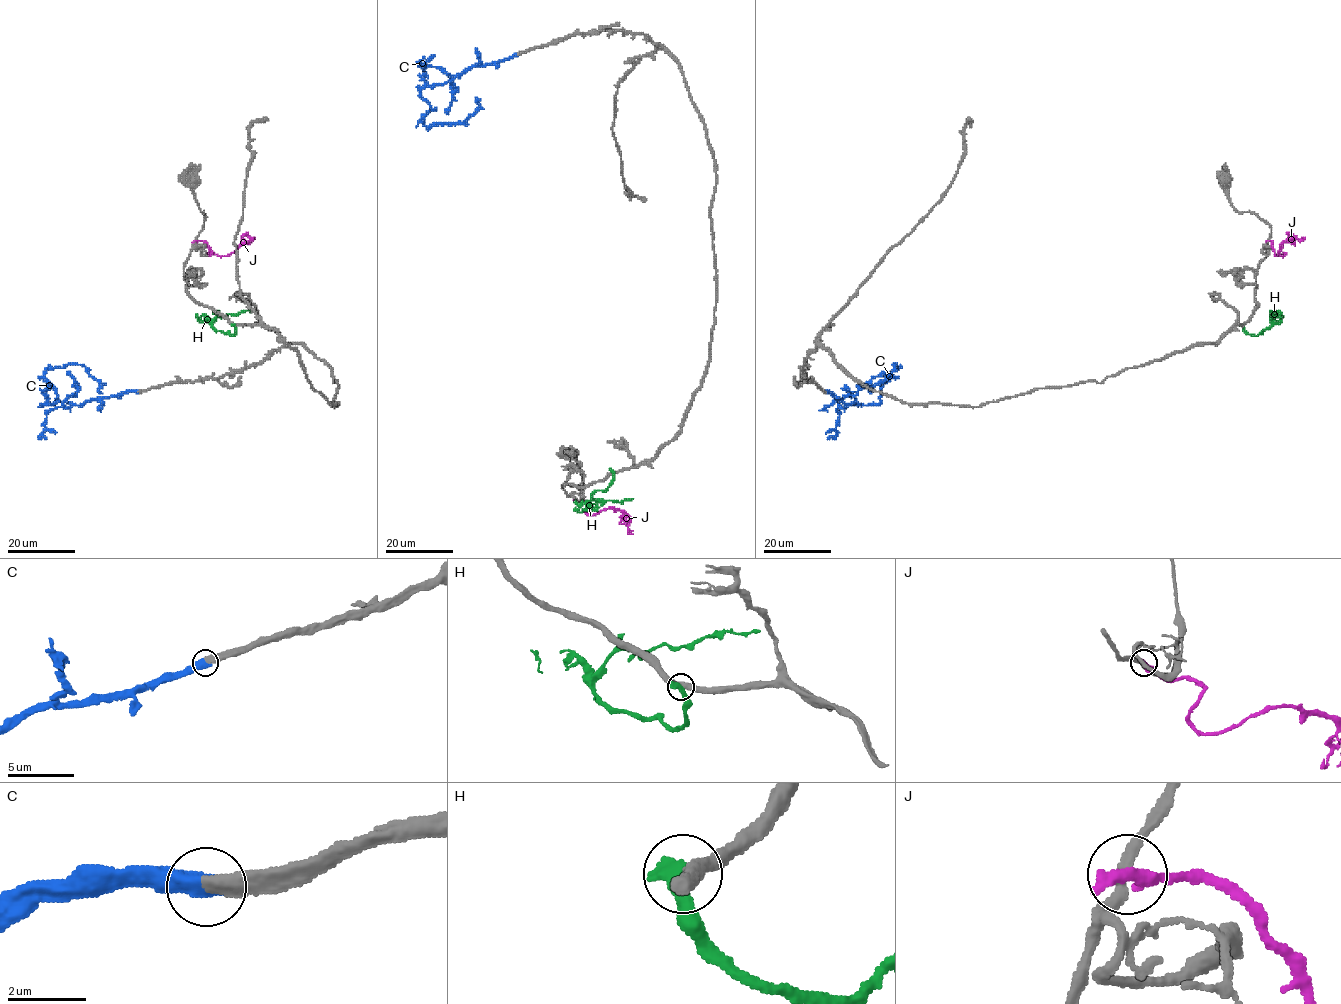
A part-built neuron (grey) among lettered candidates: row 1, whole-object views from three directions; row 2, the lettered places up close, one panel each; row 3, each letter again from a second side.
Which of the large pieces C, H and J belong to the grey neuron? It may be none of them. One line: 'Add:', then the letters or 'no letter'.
Add: C

